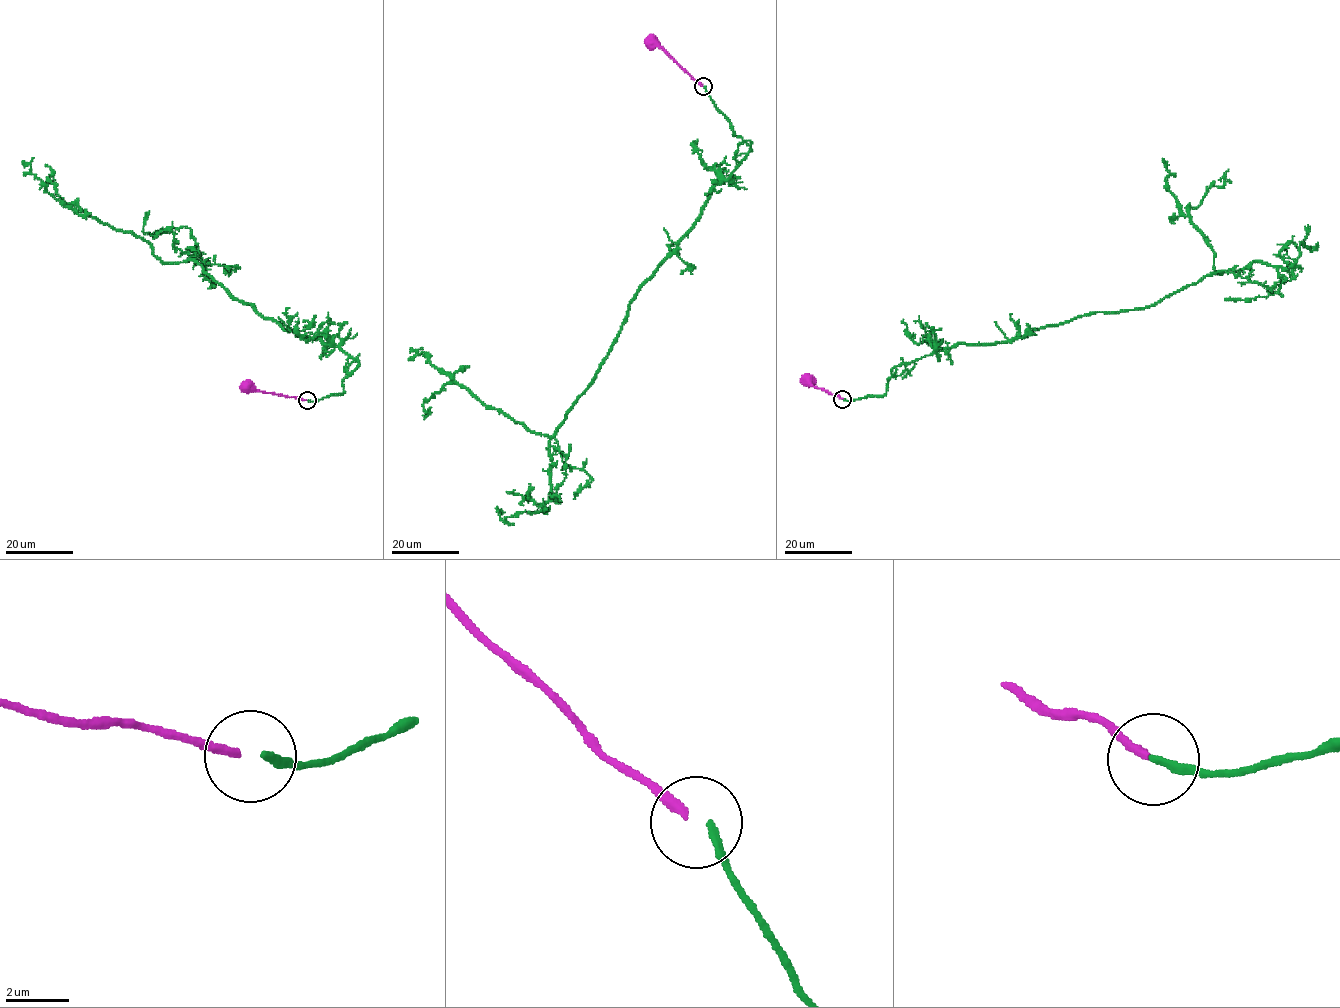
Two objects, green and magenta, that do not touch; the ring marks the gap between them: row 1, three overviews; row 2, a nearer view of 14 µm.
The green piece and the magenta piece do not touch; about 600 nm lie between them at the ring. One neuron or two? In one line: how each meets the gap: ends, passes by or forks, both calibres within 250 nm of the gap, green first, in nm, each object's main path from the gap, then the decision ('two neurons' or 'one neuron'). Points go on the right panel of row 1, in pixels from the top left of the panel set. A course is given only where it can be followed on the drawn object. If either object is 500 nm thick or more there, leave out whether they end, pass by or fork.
green ends | magenta ends | 220/280 nm | green via (842, 399), (883, 396), (891, 369), (934, 351), (1147, 308), (1221, 273), (1188, 209), (1224, 185), (1229, 169) | magenta via (843, 399), (812, 386), (808, 380) | two neurons

